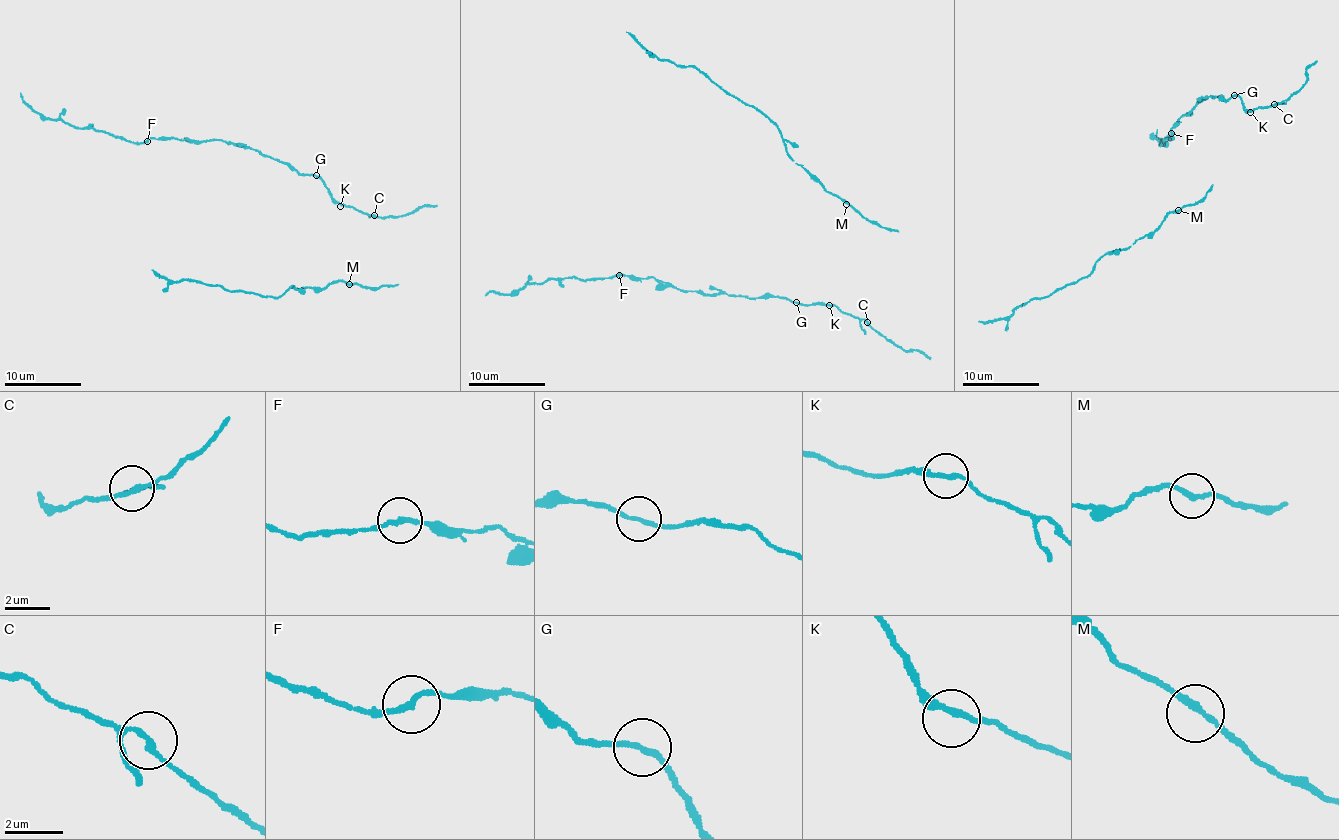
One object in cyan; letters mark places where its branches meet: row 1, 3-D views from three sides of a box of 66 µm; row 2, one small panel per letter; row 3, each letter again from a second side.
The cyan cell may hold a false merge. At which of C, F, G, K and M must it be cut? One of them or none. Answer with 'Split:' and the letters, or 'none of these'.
Split: none of these

